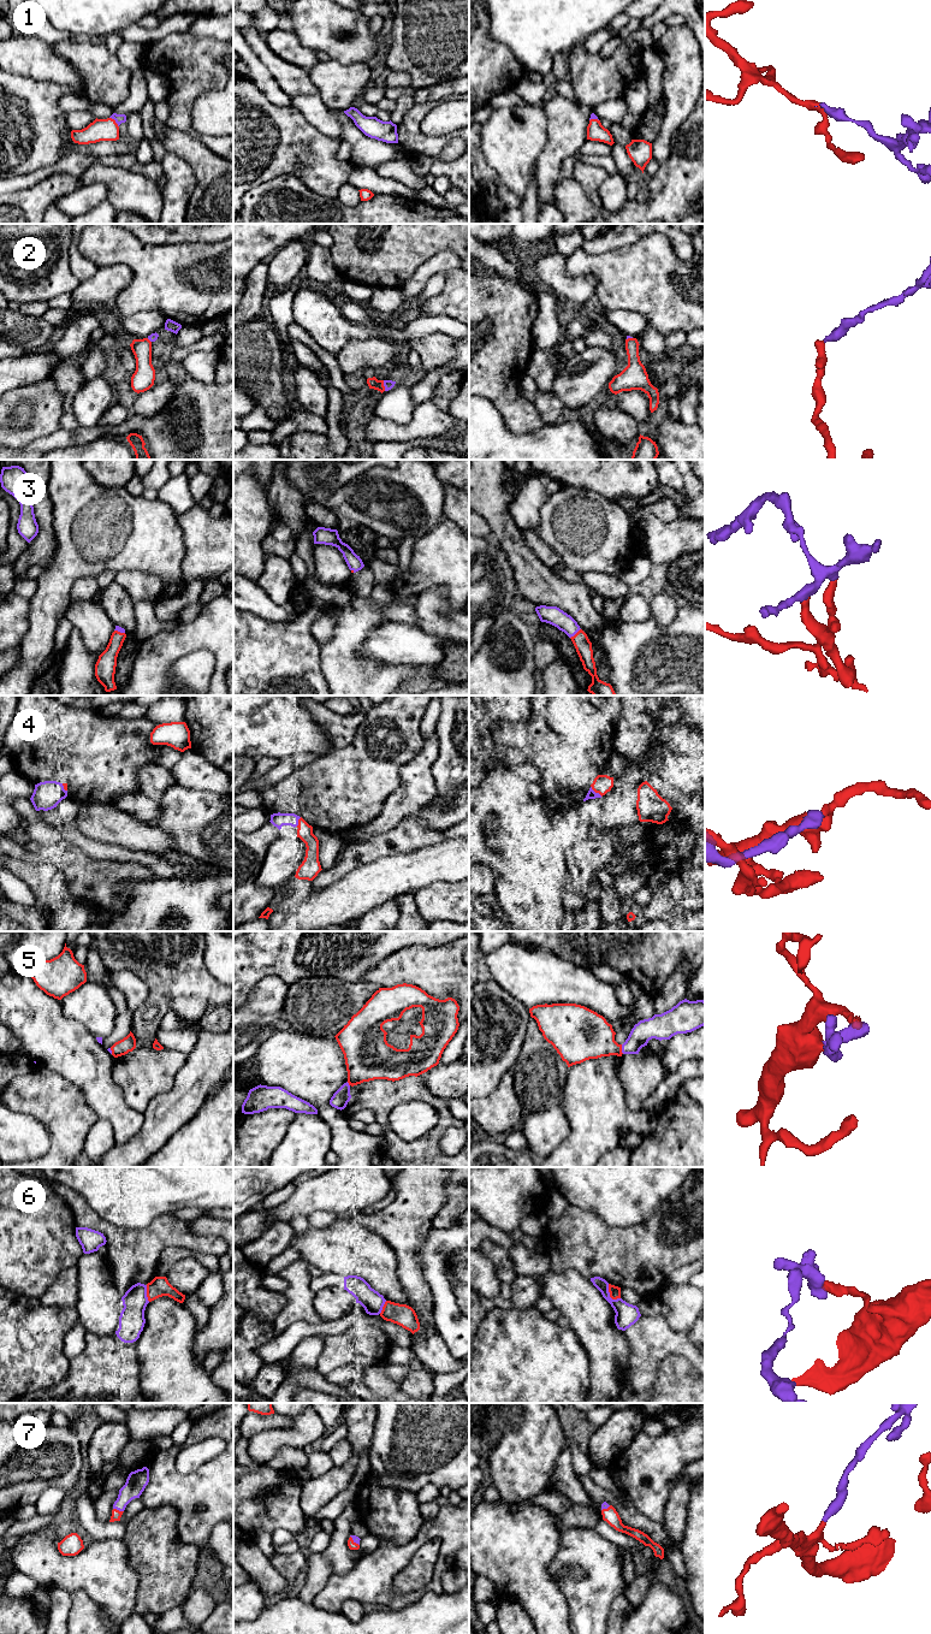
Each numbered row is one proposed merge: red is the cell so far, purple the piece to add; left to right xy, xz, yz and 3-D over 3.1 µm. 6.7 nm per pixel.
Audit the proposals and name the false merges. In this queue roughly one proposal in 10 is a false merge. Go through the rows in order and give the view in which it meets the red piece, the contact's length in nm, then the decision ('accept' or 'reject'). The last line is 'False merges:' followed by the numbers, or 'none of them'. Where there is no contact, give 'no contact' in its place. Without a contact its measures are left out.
1: meets red in xy; contact 90 nm long; accept
2: meets red in xz; contact 70 nm long; accept
3: meets red in yz; contact 100 nm long; accept
4: meets red in yz; contact 100 nm long; accept
5: meets red in yz; contact 70 nm long; accept
6: meets red in yz; contact 130 nm long; reject
7: meets red in xy; contact 80 nm long; accept
False merges: 6

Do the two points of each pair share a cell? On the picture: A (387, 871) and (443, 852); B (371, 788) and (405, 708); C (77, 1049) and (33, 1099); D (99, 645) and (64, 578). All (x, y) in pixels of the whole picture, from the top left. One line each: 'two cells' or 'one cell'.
A: one cell
B: one cell
C: two cells
D: two cells

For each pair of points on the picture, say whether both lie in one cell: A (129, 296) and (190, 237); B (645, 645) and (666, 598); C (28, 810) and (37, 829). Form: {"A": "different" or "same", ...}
{"A": "different", "B": "different", "C": "same"}

